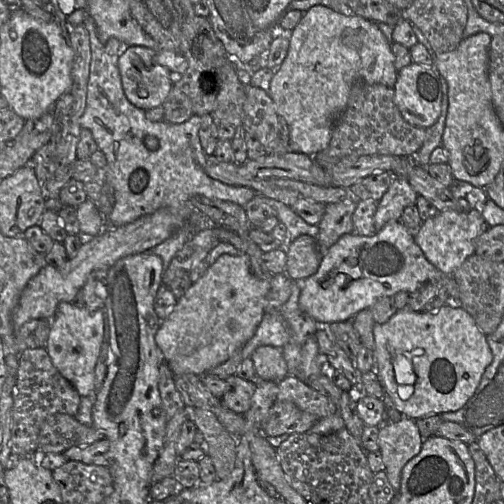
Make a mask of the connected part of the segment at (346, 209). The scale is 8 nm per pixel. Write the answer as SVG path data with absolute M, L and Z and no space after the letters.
M351 196L340 202L327 204L325 213L318 224L319 234L316 238L321 255L345 234L354 232L352 215L358 200Z

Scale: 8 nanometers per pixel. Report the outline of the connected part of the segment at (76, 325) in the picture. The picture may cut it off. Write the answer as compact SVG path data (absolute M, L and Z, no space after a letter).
M70 302L59 303L51 320L45 349L53 365L81 397L95 394L95 367L104 341L104 312L90 311Z

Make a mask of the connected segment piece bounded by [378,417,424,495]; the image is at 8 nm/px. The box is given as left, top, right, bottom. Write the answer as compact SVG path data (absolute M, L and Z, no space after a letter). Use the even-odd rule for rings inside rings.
M403 417L399 422L384 422L379 427L379 451L385 472L395 495L401 485L401 473L405 464L421 451L424 438L415 420Z

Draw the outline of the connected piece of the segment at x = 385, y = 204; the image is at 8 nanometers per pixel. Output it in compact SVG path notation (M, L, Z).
M394 177L388 190L377 203L374 216L376 231L389 222L400 221L403 210L407 206L415 205L417 197L418 194L406 178Z

